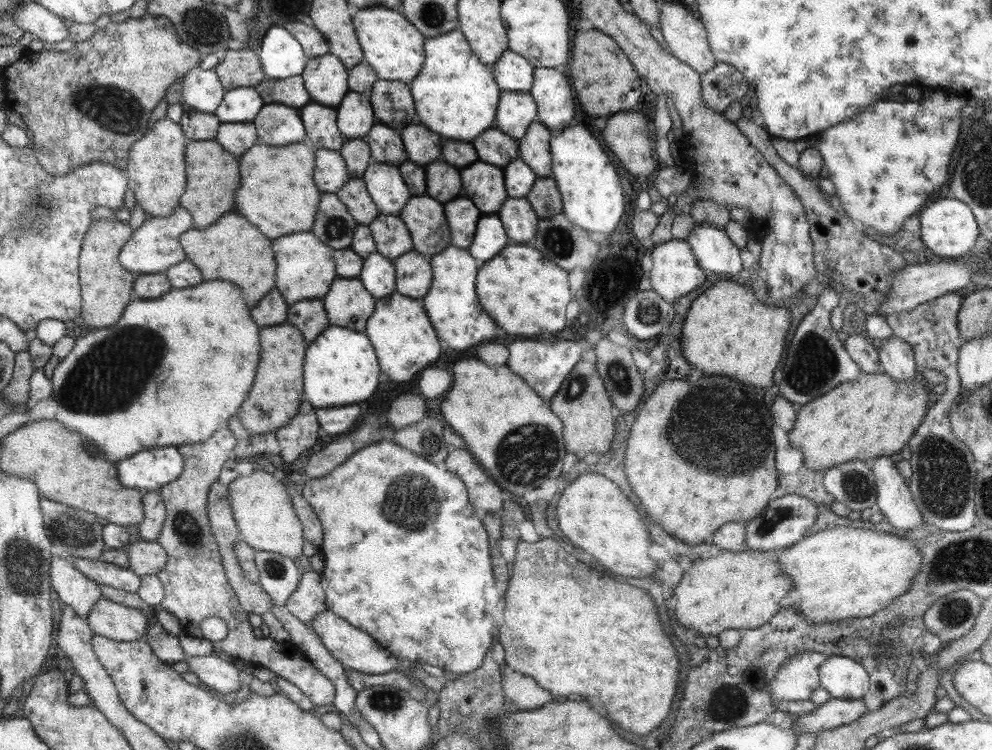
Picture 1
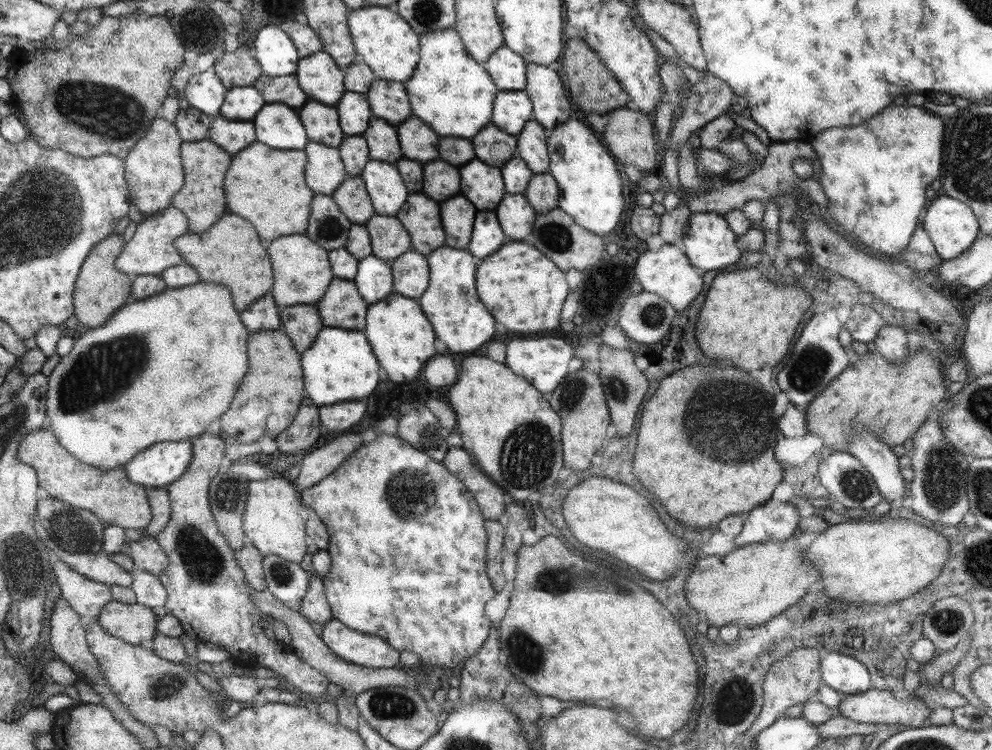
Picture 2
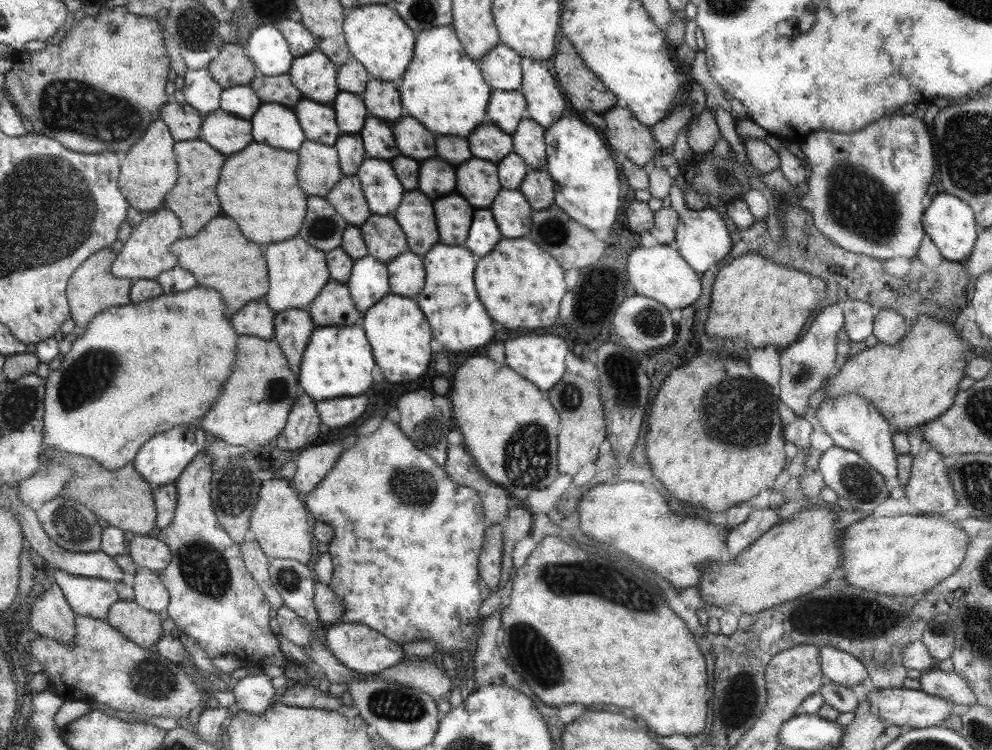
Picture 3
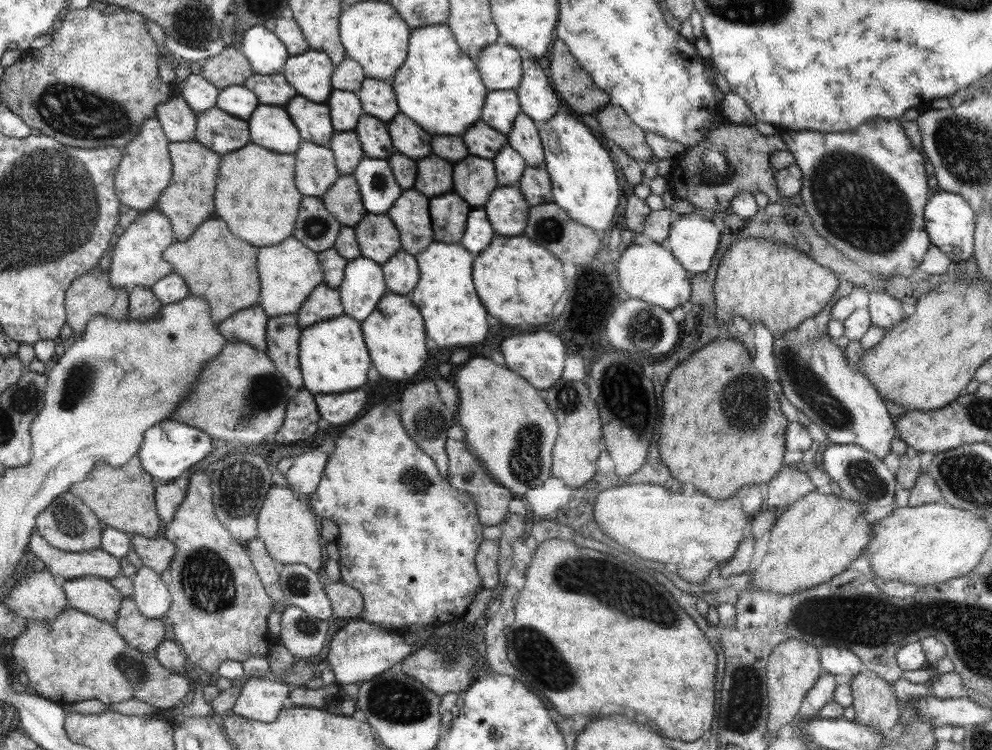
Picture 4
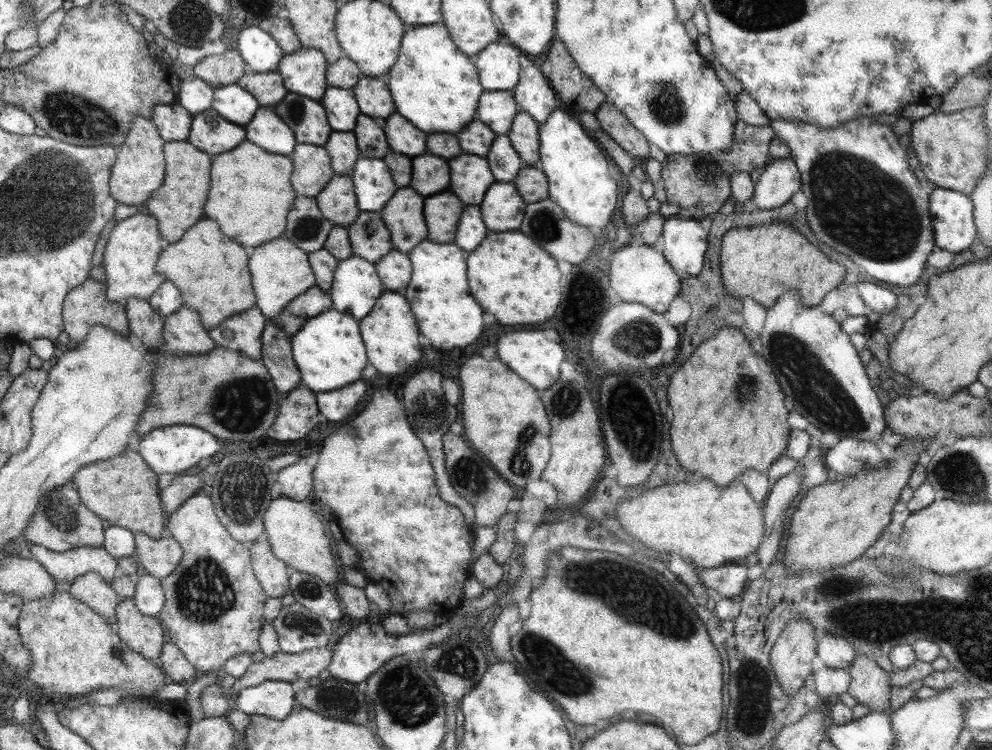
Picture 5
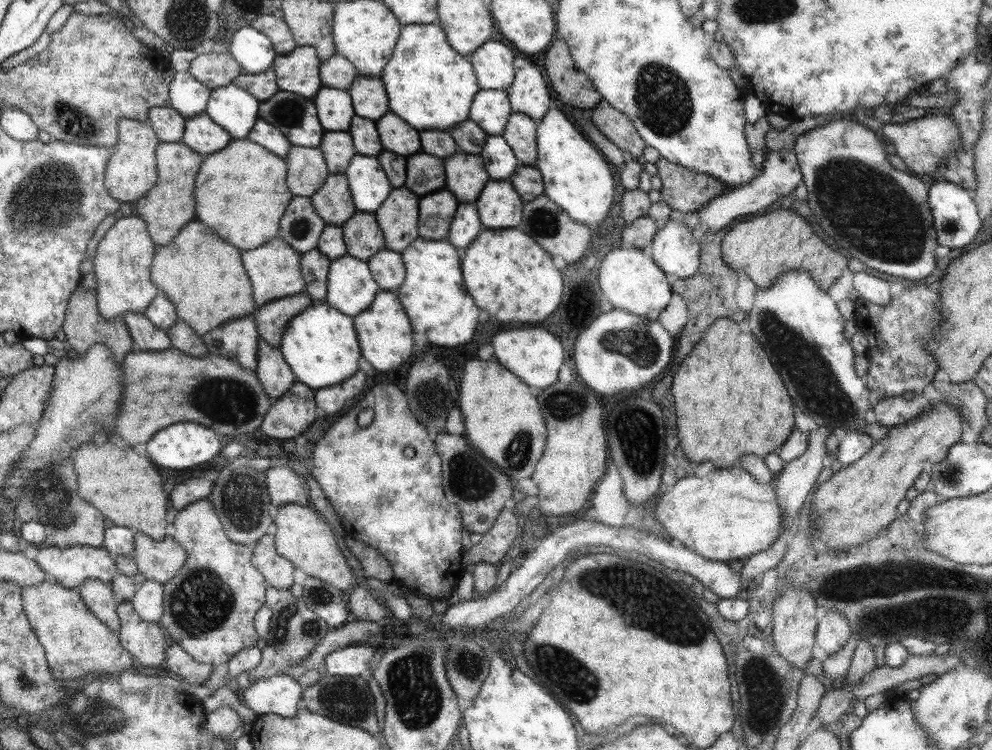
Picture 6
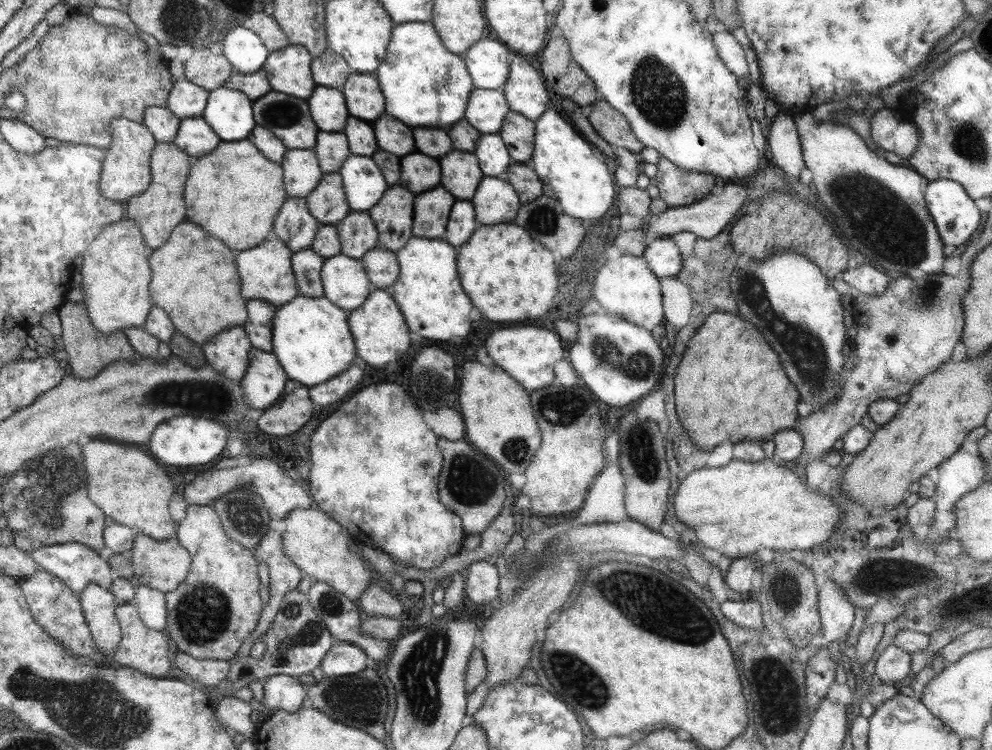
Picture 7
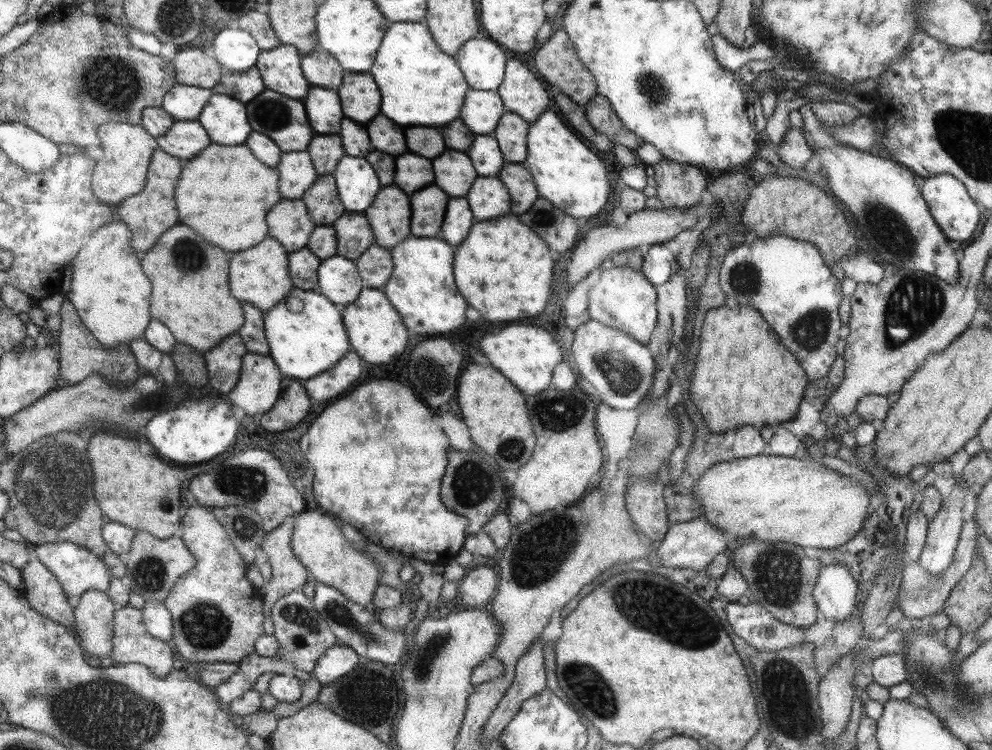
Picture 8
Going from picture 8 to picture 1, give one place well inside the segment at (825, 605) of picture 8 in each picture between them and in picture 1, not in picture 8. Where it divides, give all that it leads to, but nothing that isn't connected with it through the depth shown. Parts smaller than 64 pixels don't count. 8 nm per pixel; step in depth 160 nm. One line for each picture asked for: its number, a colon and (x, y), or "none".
1: (842, 678)
2: (844, 674)
3: (839, 667)
4: (837, 662)
5: (834, 652)
6: (833, 632)
7: (837, 614)

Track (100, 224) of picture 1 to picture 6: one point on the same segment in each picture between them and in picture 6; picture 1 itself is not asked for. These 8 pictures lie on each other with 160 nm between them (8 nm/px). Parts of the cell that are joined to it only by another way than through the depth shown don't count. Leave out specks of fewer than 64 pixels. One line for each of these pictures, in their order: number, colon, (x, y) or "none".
2: (101, 291)
3: (94, 288)
4: (92, 294)
5: (88, 305)
6: (85, 325)

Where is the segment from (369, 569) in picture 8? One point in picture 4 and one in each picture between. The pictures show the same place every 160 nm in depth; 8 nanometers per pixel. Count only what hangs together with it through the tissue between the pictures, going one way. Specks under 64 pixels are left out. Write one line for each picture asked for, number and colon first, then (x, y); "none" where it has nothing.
4: (286, 526)
5: (296, 538)
6: (302, 537)
7: (318, 546)

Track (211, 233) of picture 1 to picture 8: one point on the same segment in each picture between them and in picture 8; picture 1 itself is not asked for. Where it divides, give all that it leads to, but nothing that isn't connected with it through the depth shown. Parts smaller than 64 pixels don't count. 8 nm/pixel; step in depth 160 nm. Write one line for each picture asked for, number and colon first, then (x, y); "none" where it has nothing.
2: (238, 261)
3: (219, 258)
4: (217, 267)
5: (210, 270)
6: (203, 277)
7: (202, 295)
8: (190, 296)

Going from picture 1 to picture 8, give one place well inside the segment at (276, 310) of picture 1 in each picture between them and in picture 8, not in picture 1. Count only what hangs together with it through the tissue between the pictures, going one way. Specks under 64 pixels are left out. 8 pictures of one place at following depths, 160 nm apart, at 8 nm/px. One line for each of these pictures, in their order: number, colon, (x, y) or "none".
2: (263, 315)
3: (256, 318)
4: (248, 325)
5: (242, 333)
6: (237, 340)
7: (228, 351)
8: (223, 362)

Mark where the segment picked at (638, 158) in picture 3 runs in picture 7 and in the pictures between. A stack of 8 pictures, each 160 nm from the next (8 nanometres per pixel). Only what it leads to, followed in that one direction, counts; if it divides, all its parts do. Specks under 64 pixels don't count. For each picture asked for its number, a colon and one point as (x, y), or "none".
4: (616, 126)
5: (613, 123)
6: (616, 126)
7: (608, 124)

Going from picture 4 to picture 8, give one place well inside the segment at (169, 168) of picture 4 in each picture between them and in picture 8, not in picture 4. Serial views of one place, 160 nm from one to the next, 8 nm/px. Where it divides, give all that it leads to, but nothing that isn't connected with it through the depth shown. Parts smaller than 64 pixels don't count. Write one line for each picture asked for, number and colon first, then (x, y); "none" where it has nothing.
5: (140, 169)
6: (132, 172)
7: (126, 172)
8: (128, 149)

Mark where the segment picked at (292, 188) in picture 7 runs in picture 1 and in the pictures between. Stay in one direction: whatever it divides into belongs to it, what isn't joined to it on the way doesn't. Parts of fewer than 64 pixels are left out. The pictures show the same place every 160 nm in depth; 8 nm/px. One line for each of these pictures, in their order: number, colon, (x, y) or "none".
1: (330, 174)
2: (324, 172)
3: (319, 170)
4: (315, 172)
5: (313, 171)
6: (308, 172)

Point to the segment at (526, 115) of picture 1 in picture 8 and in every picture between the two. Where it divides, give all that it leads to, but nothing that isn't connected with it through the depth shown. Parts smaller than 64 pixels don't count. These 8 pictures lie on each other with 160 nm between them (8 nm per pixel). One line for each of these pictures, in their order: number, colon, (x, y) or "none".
2: (512, 109)
3: (506, 108)
4: (499, 108)
5: (496, 109)
6: (490, 110)
7: (486, 112)
8: (481, 112)

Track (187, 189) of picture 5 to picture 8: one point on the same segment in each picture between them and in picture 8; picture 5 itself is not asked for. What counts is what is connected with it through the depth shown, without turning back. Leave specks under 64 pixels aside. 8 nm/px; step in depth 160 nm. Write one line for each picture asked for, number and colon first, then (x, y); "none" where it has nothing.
6: (168, 206)
7: (157, 210)
8: (148, 214)

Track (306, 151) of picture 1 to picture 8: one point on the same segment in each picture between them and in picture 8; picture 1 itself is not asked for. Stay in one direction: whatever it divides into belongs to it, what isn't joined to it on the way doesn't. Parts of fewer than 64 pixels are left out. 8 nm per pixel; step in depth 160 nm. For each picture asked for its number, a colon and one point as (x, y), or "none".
2: (268, 186)
3: (259, 187)
4: (257, 195)
5: (251, 195)
6: (242, 191)
7: (242, 214)
8: (225, 194)

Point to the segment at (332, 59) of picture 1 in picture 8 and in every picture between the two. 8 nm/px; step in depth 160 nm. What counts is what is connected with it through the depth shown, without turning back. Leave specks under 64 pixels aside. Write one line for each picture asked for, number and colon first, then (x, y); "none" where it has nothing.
2: (318, 77)
3: (313, 75)
4: (308, 73)
5: (303, 72)
6: (298, 72)
7: (288, 69)
8: (280, 68)

